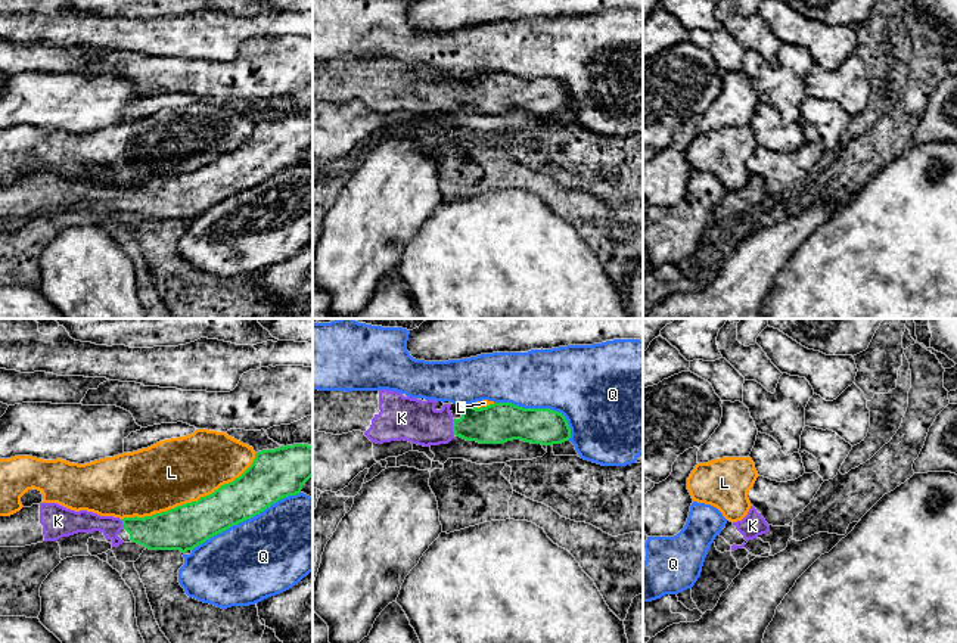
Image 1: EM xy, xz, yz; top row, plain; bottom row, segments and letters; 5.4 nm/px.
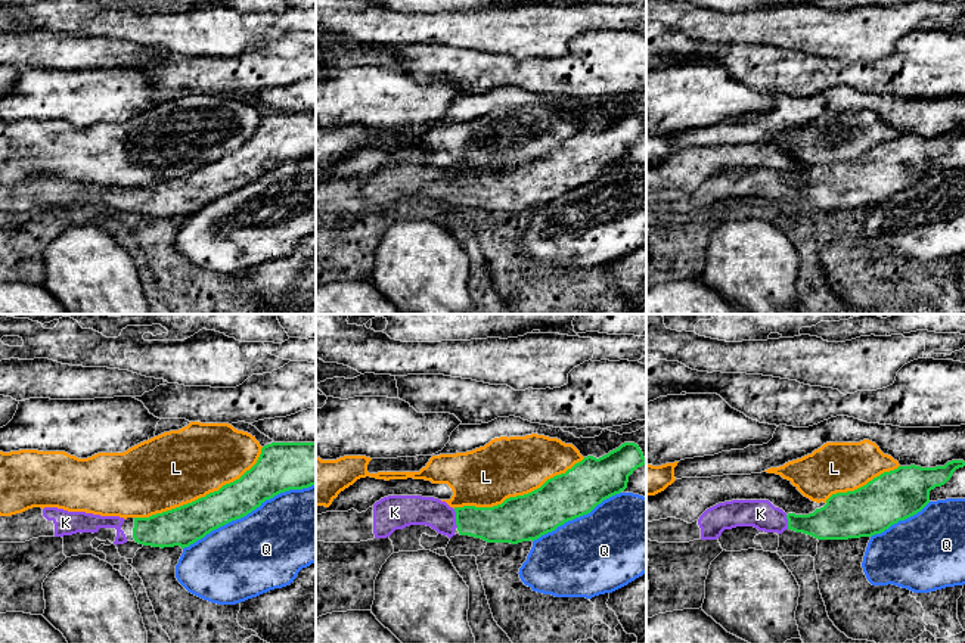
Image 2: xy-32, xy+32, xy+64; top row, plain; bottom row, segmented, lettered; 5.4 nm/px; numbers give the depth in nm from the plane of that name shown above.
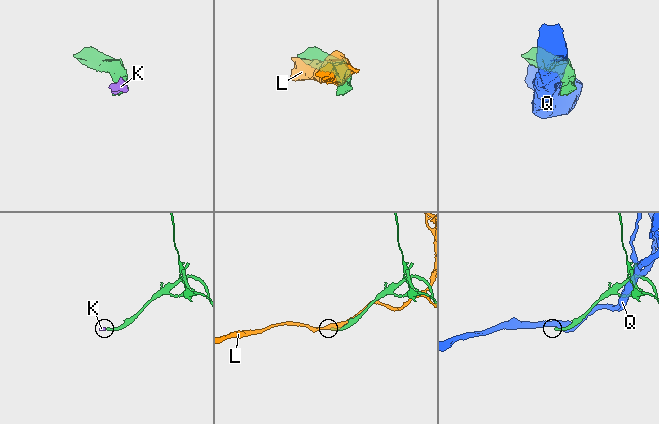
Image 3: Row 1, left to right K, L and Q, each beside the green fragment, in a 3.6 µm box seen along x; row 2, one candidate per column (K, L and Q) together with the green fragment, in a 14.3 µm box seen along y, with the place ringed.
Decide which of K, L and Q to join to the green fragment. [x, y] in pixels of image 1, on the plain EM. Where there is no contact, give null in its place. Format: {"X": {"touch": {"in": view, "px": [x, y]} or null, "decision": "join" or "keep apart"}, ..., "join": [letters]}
{"K": {"touch": {"in": "xz", "px": [453, 96]}, "decision": "join"}, "L": {"touch": {"in": "xy", "px": [192, 171]}, "decision": "keep apart"}, "Q": {"touch": {"in": "xy", "px": [245, 189]}, "decision": "keep apart"}, "join": ["K"]}

